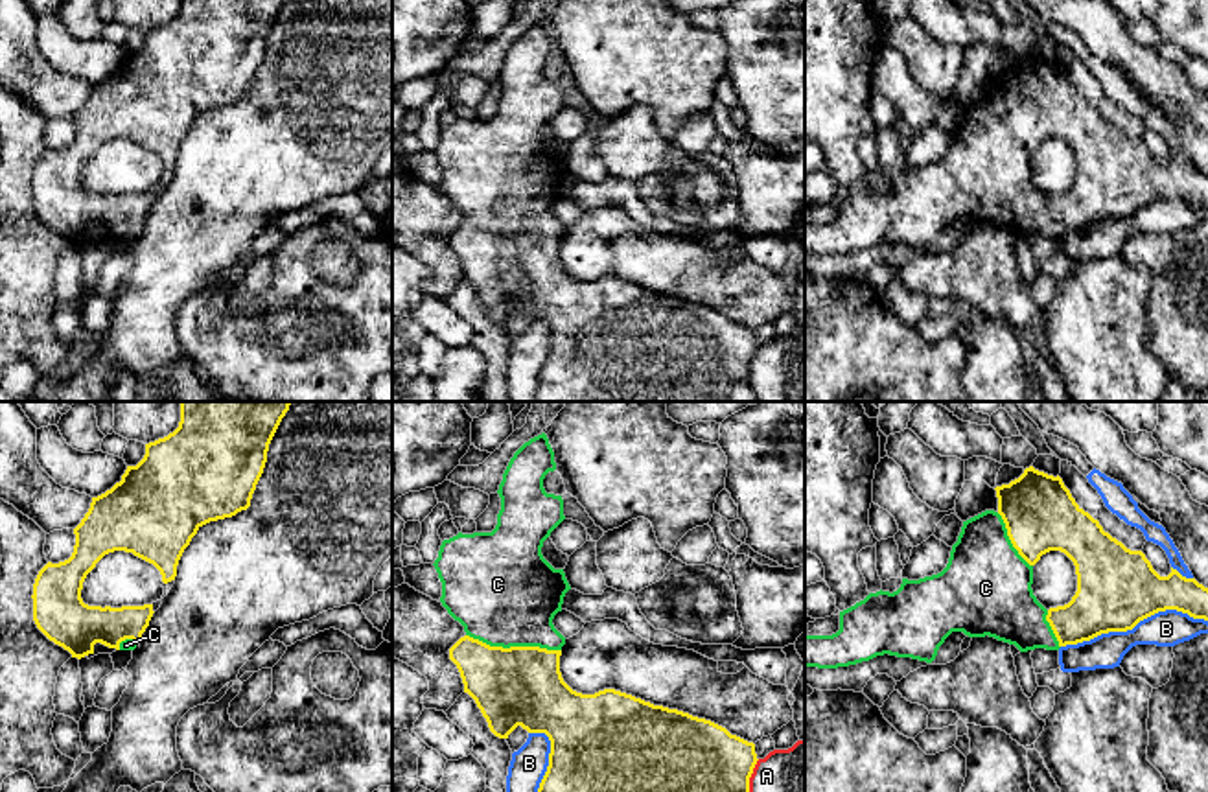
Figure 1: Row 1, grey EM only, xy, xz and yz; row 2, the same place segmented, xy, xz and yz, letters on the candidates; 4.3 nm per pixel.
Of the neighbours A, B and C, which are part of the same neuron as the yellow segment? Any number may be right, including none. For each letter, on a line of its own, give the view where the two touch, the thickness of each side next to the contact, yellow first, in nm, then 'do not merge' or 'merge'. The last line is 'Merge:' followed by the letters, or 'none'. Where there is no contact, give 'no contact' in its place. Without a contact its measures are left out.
A: contact in xz; calibres 500 and 420 nm; do not merge
B: contact in yz; calibres 360 and 160 nm; do not merge
C: contact in xz; calibres 360 and 460 nm; merge
Merge: C

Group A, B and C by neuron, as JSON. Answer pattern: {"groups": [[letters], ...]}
{"groups": [["A"], ["B"], ["C"]]}

